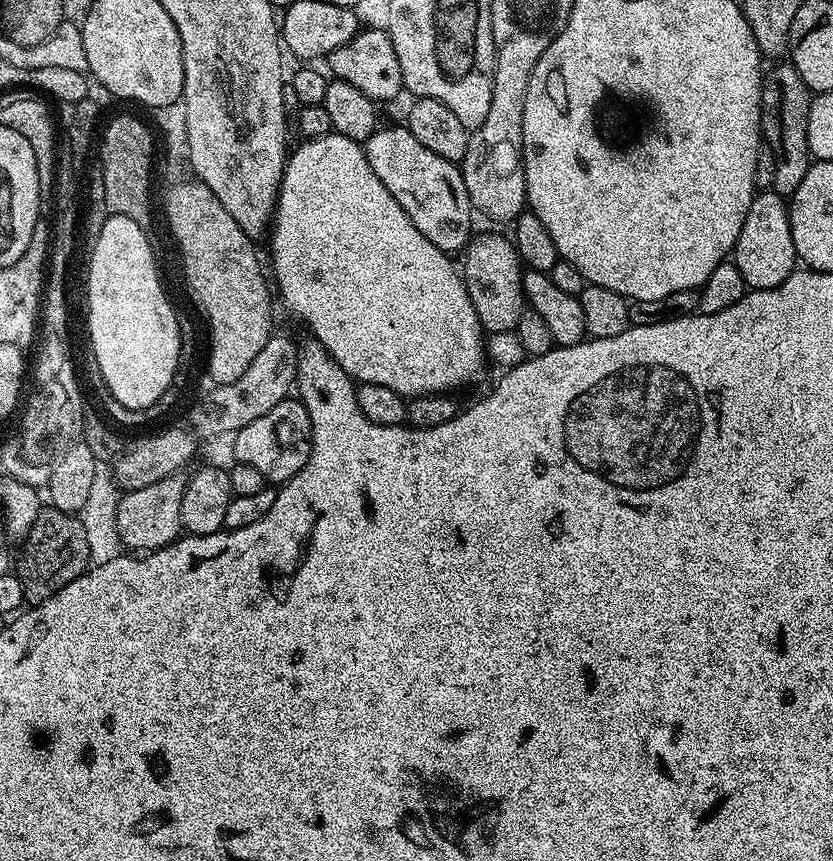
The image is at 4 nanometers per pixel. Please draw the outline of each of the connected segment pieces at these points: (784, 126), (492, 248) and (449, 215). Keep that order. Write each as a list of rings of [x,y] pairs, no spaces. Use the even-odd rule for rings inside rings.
[[[791,63],[781,64],[784,65],[776,72],[776,85],[769,92],[767,89],[762,96],[765,105],[772,104],[773,110],[776,111],[776,120],[765,119],[762,132],[776,156],[777,169],[771,191],[778,196],[791,198],[798,190],[798,186],[802,186],[802,178],[806,178],[806,170],[810,163],[808,123],[814,94],[806,86],[806,82],[798,78],[798,70],[794,70]]]
[[[484,232],[478,236],[467,245],[463,253],[465,256],[462,275],[466,290],[470,294],[470,302],[474,302],[474,310],[485,333],[513,331],[518,318],[522,318],[526,310],[525,269],[522,267],[520,255],[516,252],[515,243],[507,235],[504,237],[496,232]]]
[[[404,126],[377,127],[376,133],[363,141],[362,147],[370,162],[370,170],[378,174],[378,182],[394,194],[398,206],[410,214],[410,222],[414,222],[414,226],[418,226],[438,250],[456,254],[469,243],[473,235],[474,209],[466,190],[464,173],[453,161],[438,158],[434,150],[426,150],[426,146],[422,146],[422,142],[418,142],[418,138],[414,138]]]

